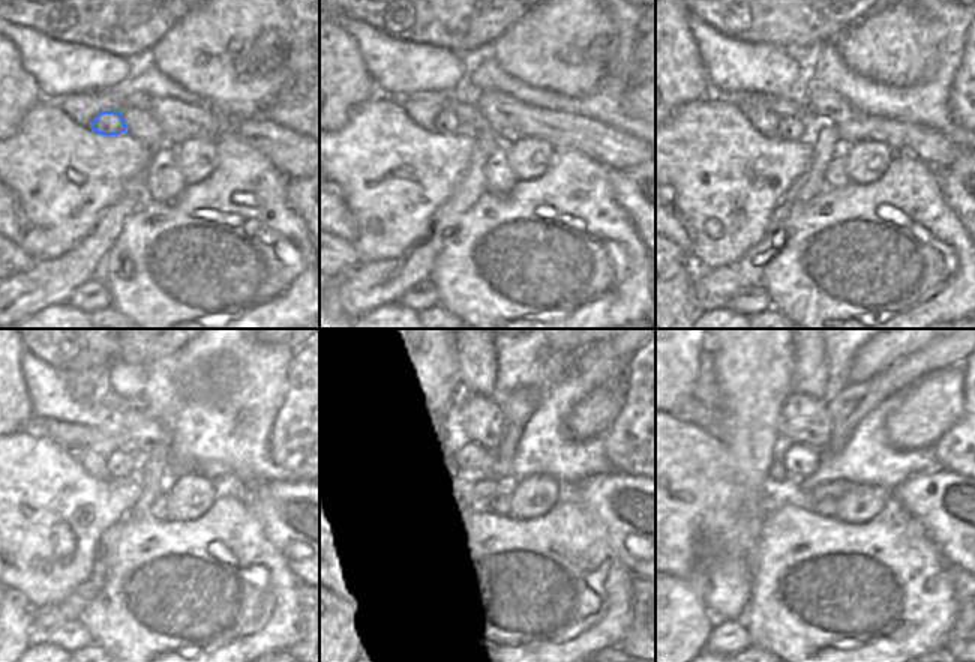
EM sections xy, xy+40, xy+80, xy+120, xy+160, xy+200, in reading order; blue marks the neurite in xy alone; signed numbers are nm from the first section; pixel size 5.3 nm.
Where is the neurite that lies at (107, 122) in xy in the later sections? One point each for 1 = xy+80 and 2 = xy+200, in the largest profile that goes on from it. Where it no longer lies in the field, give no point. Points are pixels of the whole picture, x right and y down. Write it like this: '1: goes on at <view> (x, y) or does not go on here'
1: goes on at xy+80 (788, 128)
2: goes on at xy+200 (800, 461)

